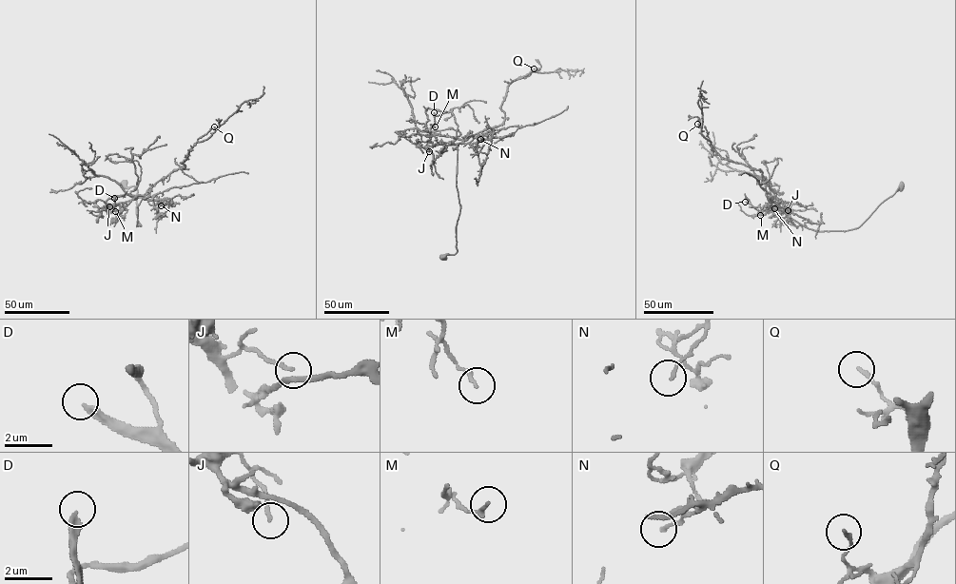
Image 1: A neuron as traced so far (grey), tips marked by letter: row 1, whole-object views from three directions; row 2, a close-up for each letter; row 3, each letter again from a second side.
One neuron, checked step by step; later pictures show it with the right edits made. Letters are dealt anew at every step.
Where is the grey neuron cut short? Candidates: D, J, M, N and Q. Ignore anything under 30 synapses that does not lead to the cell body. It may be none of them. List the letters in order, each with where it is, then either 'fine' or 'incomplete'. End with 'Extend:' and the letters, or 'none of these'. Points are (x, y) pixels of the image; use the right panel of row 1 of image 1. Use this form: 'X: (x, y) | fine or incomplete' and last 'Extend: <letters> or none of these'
D: (745, 202) | incomplete
J: (788, 210) | fine
M: (760, 215) | fine
N: (774, 208) | fine
Q: (697, 124) | fine
Extend: D

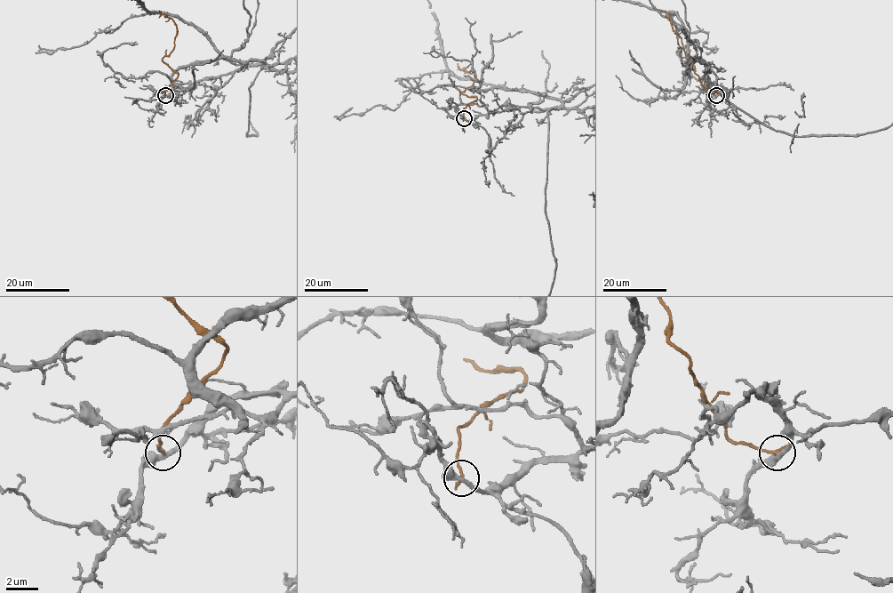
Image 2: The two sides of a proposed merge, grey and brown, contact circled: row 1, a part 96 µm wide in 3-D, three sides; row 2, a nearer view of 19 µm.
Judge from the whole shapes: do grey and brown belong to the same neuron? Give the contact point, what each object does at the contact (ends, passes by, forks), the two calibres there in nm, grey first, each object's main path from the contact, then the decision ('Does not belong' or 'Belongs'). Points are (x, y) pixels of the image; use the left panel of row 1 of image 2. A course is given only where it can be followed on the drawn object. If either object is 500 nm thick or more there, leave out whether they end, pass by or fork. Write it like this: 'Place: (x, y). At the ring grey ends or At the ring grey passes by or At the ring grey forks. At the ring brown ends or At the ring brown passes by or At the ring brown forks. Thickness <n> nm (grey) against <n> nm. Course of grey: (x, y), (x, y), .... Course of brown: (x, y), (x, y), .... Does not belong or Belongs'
Place: (165, 95). At the ring grey passes by. At the ring brown ends. Thickness 360 nm (grey) against 240 nm. Course of brown: (165, 95), (165, 89), (179, 75), (162, 59), (173, 48), (177, 27), (158, 10). Does not belong

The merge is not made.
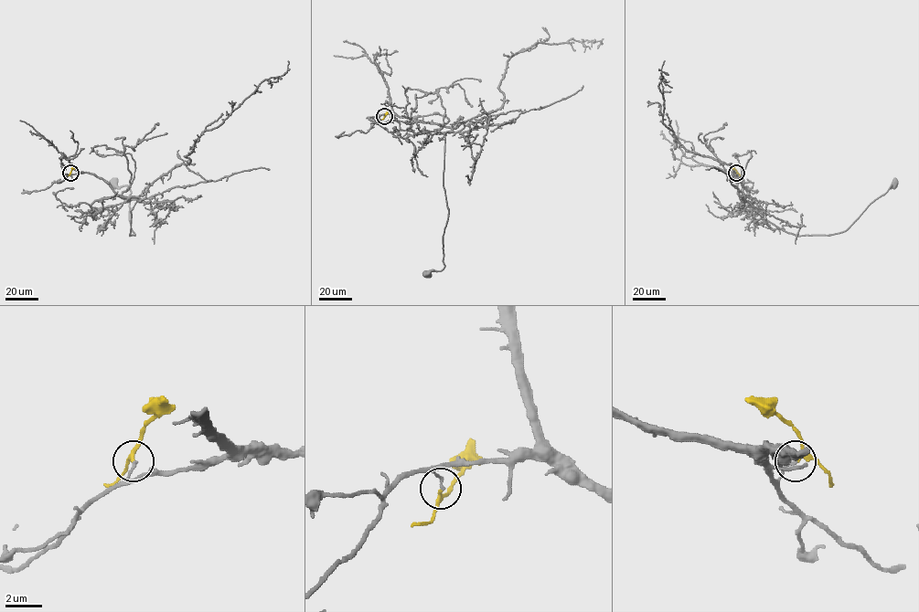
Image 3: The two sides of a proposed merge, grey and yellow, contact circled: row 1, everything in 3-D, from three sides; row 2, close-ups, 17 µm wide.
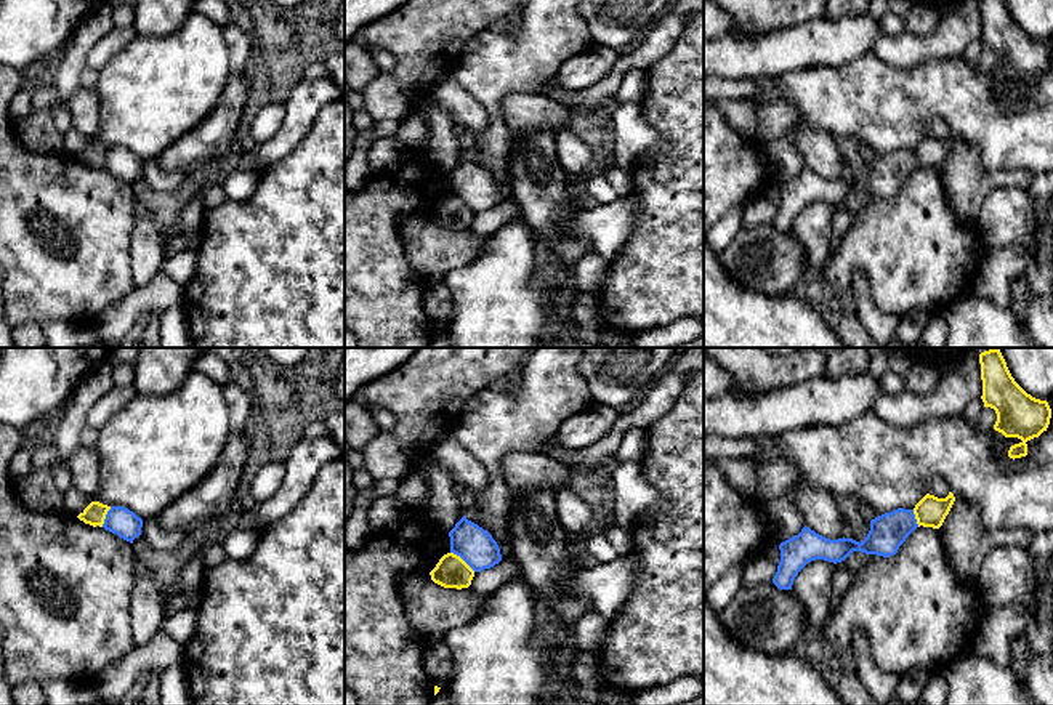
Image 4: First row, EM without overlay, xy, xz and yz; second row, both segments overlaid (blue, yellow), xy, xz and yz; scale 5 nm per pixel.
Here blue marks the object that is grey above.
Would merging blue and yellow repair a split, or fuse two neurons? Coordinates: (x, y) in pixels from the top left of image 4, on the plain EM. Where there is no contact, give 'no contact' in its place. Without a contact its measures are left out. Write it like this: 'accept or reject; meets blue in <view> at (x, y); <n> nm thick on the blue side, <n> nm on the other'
reject; meets blue in xz at (463, 201); 190 nm thick on the blue side, 160 nm on the other

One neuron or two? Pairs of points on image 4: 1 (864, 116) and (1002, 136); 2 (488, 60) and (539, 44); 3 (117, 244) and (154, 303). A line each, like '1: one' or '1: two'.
1: one
2: one
3: two

